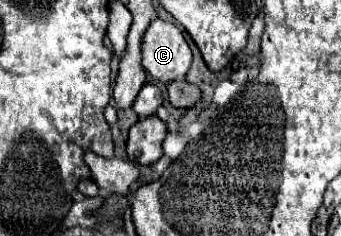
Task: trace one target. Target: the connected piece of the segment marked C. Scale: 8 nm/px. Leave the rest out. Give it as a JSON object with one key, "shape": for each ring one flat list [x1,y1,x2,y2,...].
{"shape":[[160,18,146,28,140,50,144,70,158,82,182,80,192,64,192,52,182,30]]}

